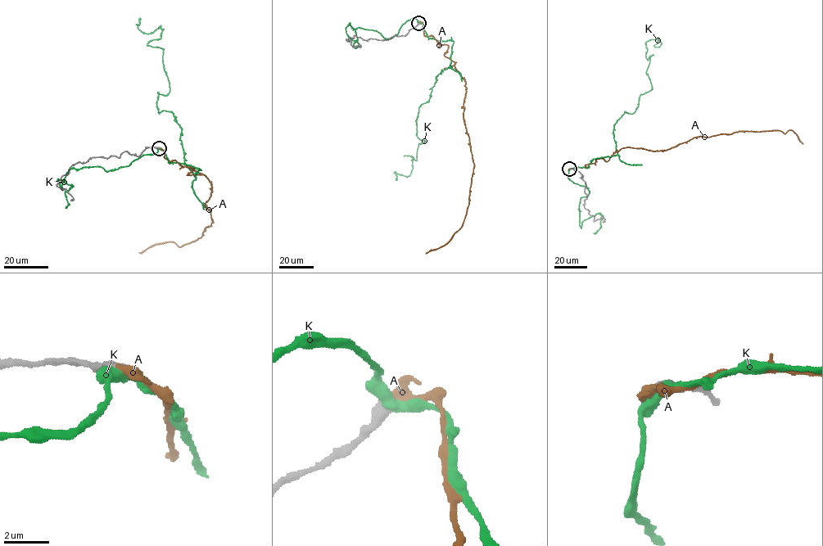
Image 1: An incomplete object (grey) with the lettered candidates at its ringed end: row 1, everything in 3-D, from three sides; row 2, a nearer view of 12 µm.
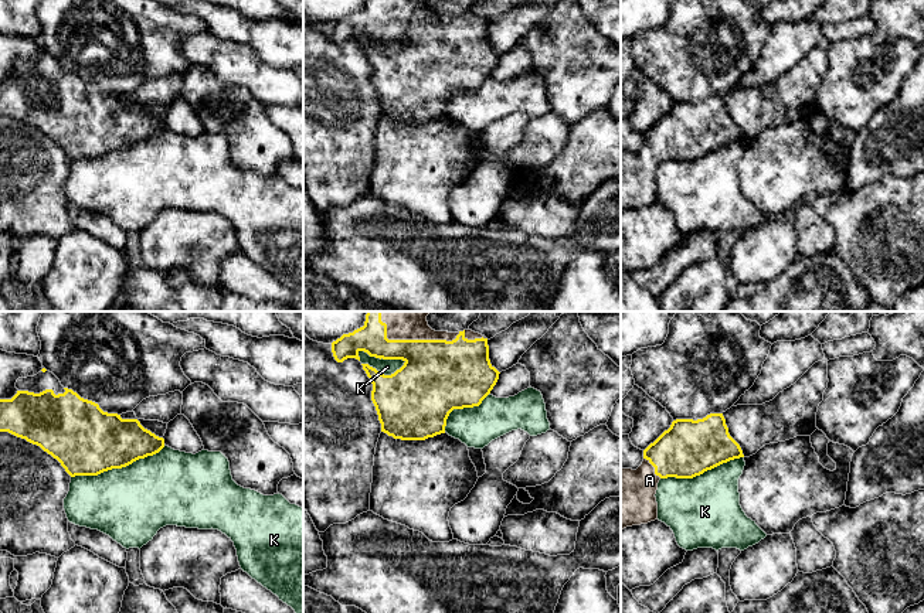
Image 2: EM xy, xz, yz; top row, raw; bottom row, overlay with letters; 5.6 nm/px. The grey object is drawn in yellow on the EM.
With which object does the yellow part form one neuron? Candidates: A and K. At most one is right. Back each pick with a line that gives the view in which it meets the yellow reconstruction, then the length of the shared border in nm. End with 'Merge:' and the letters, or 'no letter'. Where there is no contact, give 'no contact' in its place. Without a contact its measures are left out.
A: meets yellow in xz; contact 480 nm long
Merge: A

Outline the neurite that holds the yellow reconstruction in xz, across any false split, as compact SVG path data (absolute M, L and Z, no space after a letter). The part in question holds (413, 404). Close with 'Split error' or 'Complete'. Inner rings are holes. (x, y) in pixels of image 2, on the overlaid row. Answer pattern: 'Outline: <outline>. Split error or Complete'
Outline: M367 311L364 326L343 334L332 343L337 362L347 358L360 361L359 353L383 360L402 360L404 365L391 375L384 375L368 364L361 364L373 384L371 401L376 406L381 432L401 440L425 440L445 433L446 419L453 409L479 406L499 379L499 371L490 364L488 338L472 330L458 333L435 331L428 326L431 311Z. Split error

